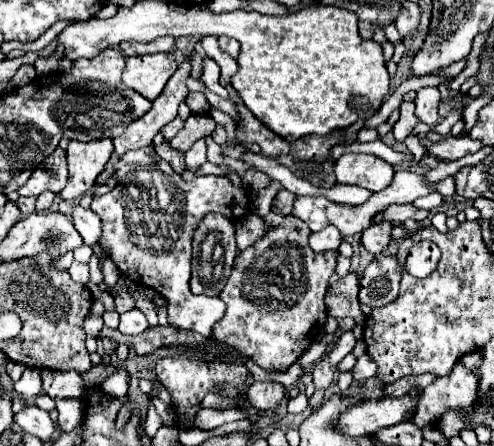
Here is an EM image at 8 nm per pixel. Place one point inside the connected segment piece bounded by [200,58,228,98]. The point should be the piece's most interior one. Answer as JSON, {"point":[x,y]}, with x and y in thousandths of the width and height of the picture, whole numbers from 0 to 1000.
{"point":[425,170]}

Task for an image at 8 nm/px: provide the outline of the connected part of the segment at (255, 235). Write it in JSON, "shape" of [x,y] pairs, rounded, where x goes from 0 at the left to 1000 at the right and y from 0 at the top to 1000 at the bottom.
{"shape":[[[522,480],[494,484],[494,493],[482,493],[482,502],[478,502],[478,547],[482,547],[482,561],[506,556],[538,520],[543,520],[543,507],[534,507],[534,493]]]}

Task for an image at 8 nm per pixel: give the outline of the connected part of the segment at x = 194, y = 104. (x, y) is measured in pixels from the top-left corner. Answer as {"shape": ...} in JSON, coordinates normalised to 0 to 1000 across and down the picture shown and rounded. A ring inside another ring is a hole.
{"shape":[[[385,206],[385,211],[381,211],[381,224],[377,224],[377,233],[385,238],[385,247],[389,247],[393,256],[421,251],[421,242],[425,242],[409,206]]]}

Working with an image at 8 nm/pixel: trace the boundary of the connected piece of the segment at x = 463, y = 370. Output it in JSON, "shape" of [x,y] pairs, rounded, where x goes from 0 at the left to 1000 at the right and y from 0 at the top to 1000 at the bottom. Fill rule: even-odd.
{"shape":[[[931,807],[899,848],[883,848],[850,883],[838,951],[858,960],[874,951],[903,915],[955,915],[968,892],[968,843]]]}

